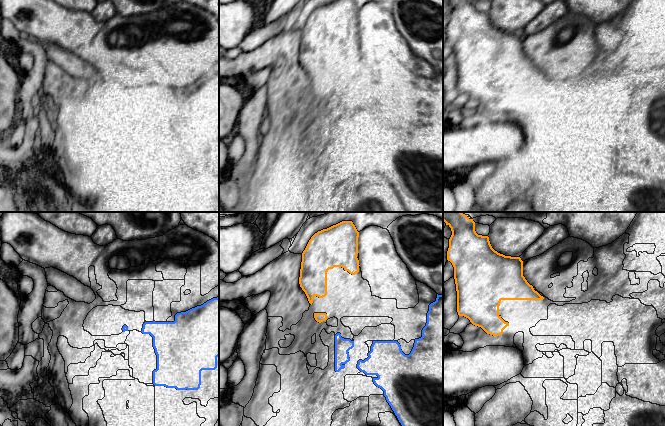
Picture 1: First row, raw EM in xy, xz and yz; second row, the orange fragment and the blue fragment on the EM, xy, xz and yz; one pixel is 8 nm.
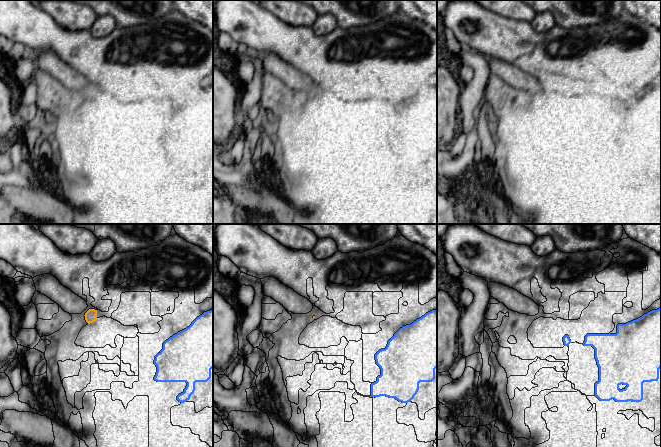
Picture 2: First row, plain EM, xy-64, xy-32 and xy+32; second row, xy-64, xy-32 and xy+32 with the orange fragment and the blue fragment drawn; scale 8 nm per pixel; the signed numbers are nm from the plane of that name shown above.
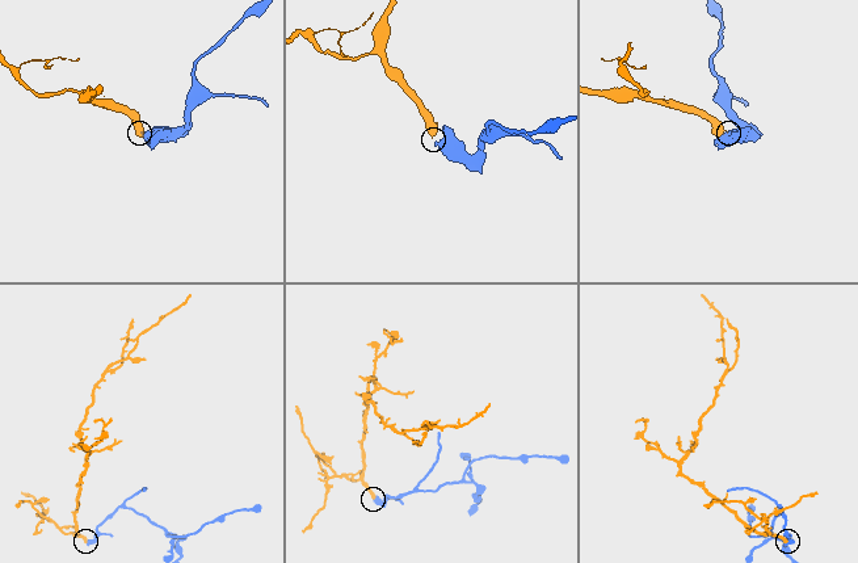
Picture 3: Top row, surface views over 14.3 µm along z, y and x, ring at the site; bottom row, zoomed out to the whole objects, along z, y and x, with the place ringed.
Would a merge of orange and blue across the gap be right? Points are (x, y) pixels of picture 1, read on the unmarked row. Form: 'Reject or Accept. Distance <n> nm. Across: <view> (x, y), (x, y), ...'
Reject. Distance 140 nm. Across: xz (325, 96), (337, 109)

